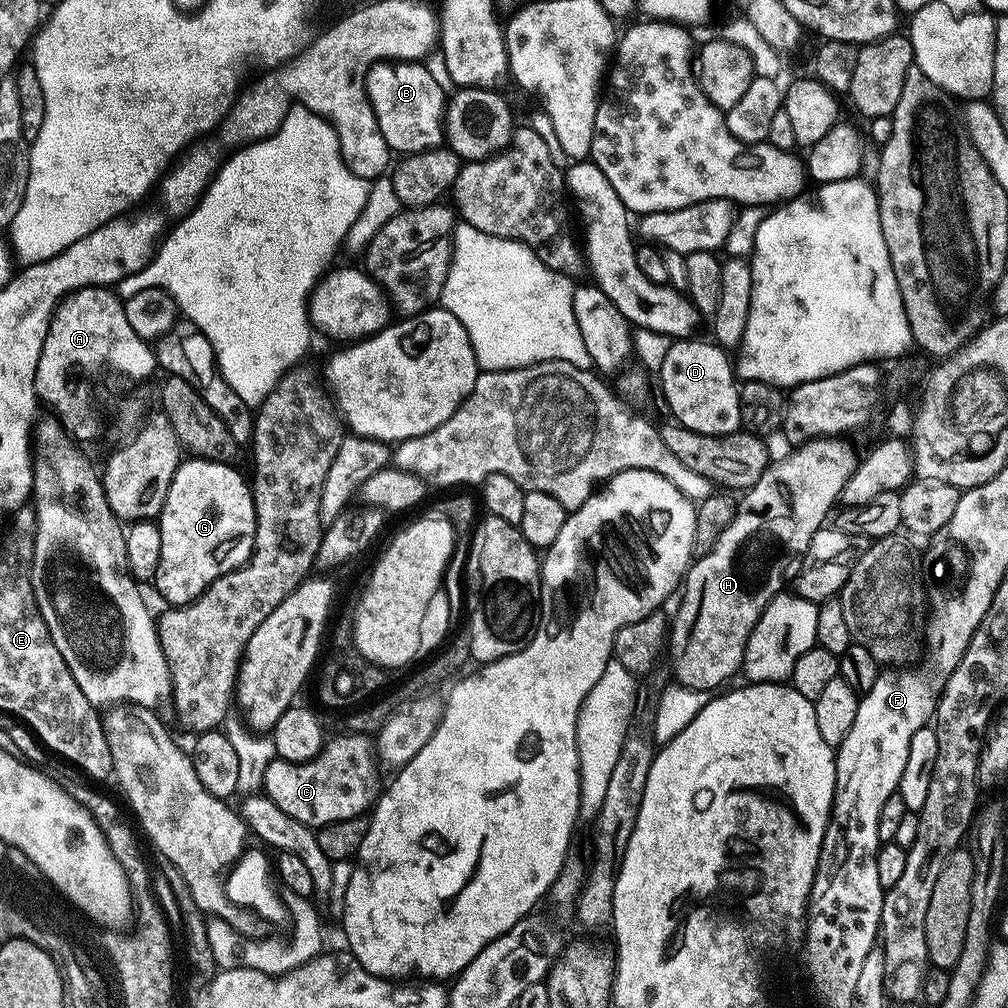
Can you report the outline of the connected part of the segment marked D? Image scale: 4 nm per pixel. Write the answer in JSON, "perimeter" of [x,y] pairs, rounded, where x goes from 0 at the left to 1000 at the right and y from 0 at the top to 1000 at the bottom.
{"perimeter":[[[668,336],[653,368],[659,397],[667,408],[666,416],[697,433],[722,433],[735,428],[734,386],[723,350],[705,336],[675,336]]]}

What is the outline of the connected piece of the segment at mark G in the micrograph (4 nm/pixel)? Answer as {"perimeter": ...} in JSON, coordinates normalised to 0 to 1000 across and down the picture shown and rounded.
{"perimeter":[[[184,455],[169,478],[165,498],[161,502],[157,519],[161,530],[161,554],[153,582],[167,594],[171,601],[182,601],[195,595],[220,569],[231,567],[246,559],[254,543],[254,500],[250,497],[247,477],[231,461],[216,456]]]}

